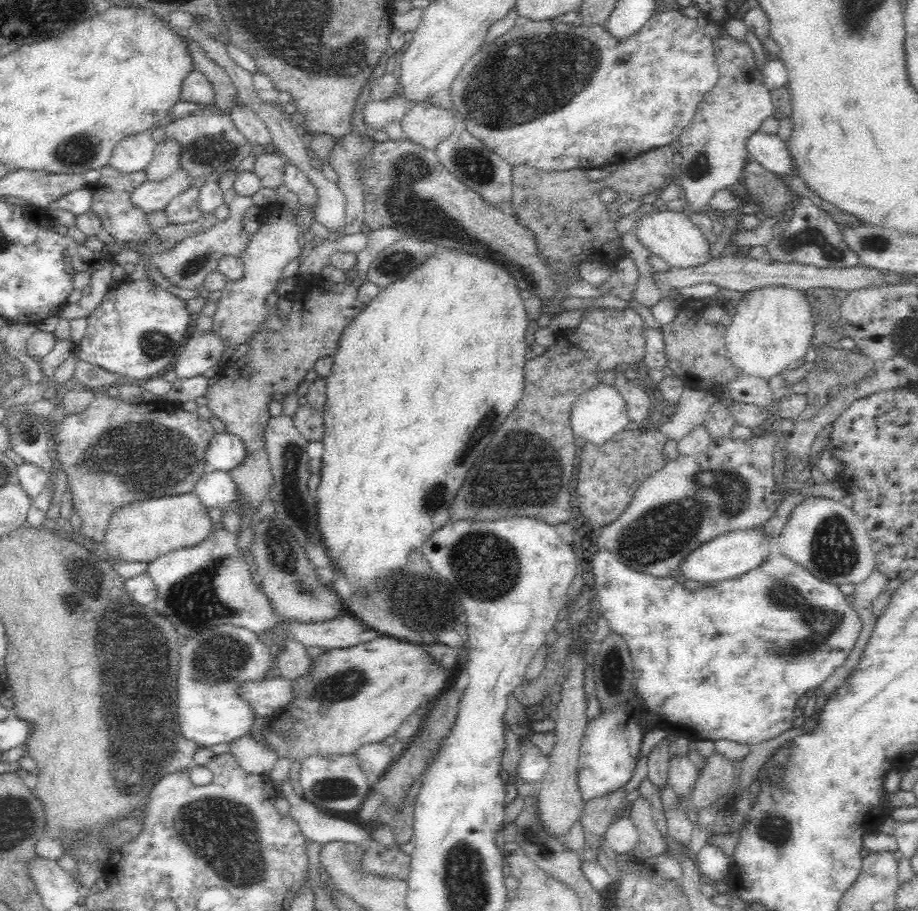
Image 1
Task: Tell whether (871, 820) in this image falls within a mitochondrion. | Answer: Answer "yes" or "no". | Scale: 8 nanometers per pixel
no

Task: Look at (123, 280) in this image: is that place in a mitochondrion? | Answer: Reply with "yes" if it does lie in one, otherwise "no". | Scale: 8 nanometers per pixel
no

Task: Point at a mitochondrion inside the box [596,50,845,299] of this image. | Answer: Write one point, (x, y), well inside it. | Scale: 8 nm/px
(701, 161)

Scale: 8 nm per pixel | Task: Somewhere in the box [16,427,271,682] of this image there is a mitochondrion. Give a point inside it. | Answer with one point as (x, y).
(193, 602)

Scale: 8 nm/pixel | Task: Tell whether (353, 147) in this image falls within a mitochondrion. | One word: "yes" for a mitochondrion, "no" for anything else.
no

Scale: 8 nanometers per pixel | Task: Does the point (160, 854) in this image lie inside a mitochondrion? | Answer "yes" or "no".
no

